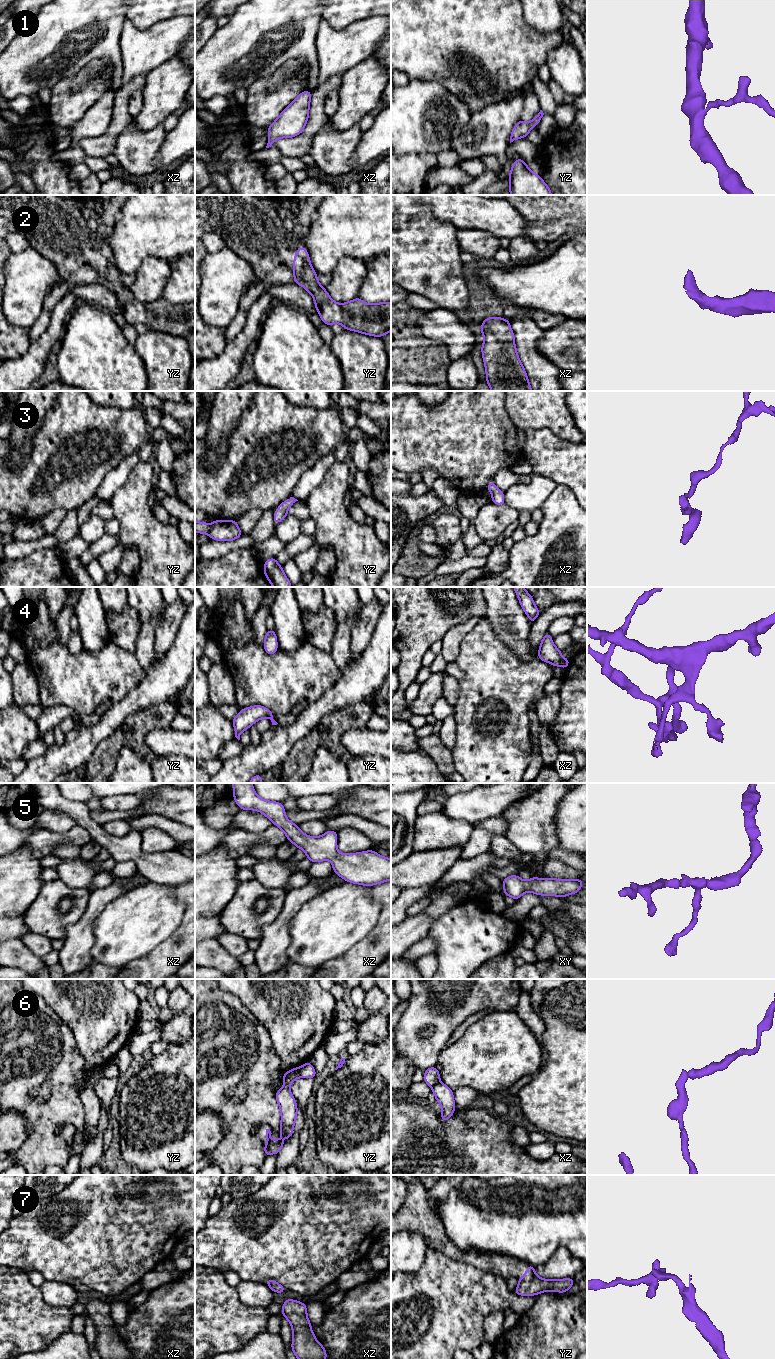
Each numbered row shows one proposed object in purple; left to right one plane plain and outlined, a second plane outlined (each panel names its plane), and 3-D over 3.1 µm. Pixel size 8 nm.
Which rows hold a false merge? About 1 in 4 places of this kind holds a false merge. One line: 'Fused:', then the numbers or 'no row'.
Fused: 6

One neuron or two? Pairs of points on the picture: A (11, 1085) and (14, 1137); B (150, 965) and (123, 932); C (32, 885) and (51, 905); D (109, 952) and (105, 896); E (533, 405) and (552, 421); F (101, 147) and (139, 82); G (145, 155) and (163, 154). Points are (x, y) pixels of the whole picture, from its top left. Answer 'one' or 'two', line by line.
A: two
B: two
C: two
D: two
E: one
F: one
G: two

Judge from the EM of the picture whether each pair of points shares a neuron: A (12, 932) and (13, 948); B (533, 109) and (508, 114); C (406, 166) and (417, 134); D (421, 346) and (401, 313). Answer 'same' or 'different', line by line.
A: different
B: different
C: different
D: same

